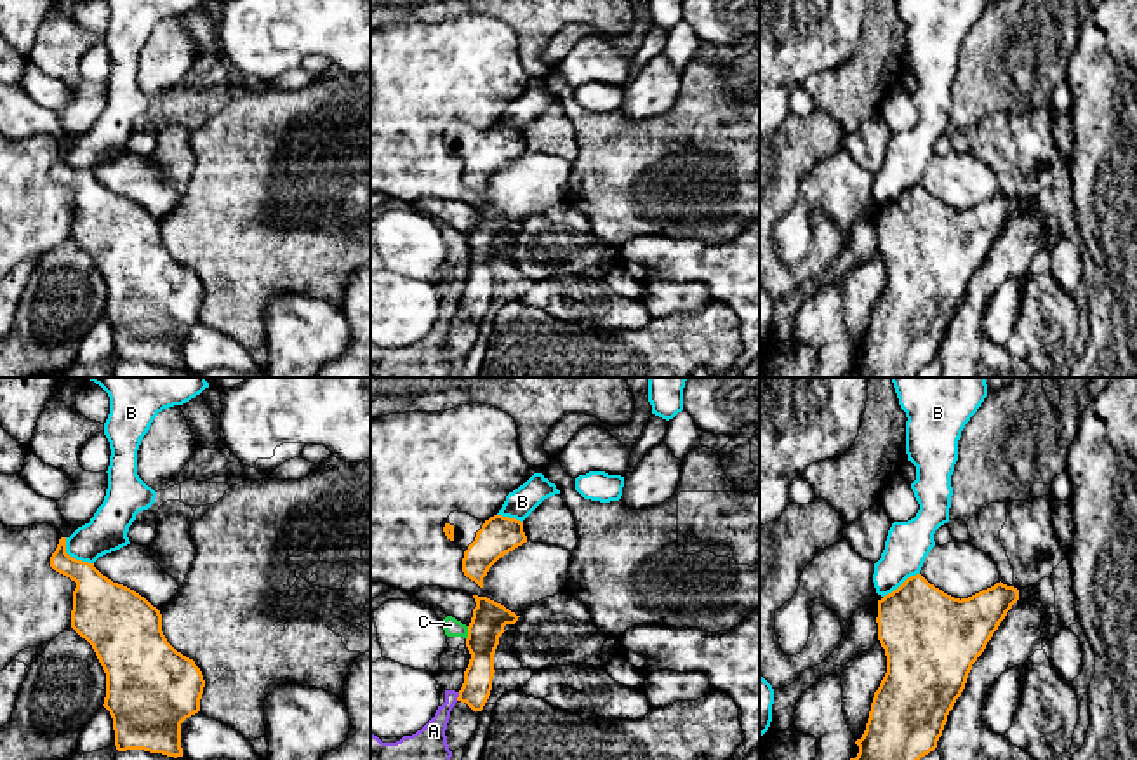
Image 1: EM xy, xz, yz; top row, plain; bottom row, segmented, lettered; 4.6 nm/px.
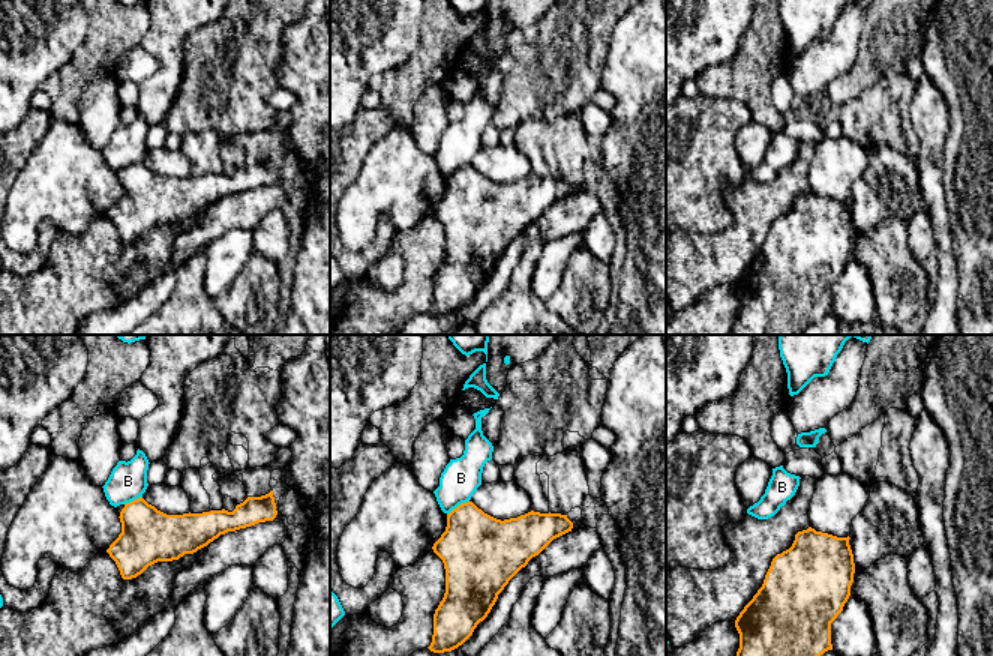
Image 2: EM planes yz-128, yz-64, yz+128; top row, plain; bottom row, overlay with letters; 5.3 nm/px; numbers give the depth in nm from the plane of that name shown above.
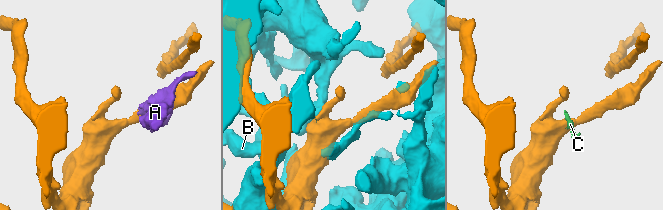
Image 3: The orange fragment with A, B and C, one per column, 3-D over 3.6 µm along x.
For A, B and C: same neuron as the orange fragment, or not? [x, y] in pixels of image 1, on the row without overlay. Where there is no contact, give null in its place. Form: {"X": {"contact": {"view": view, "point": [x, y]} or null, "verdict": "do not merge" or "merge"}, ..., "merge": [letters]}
{"A": {"contact": {"view": "xz", "point": [459, 306]}, "verdict": "do not merge"}, "B": {"contact": {"view": "xy", "point": [72, 167]}, "verdict": "do not merge"}, "C": {"contact": {"view": "xz", "point": [468, 244]}, "verdict": "do not merge"}, "merge": []}

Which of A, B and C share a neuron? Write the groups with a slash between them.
A C / B

